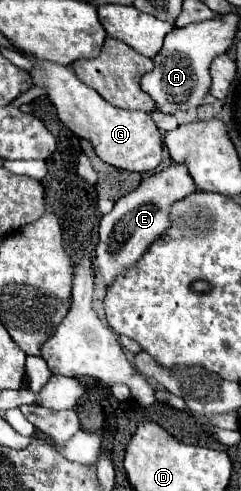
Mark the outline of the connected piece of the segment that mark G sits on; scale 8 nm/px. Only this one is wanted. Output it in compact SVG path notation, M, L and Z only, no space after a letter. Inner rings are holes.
M30 58L36 68L30 72L36 86L48 88L48 96L56 106L60 122L76 136L88 140L98 158L110 166L130 172L150 172L164 160L162 134L152 122L150 114L140 110L122 110L106 102L96 90L76 78L76 74L58 64L50 64L38 58Z

